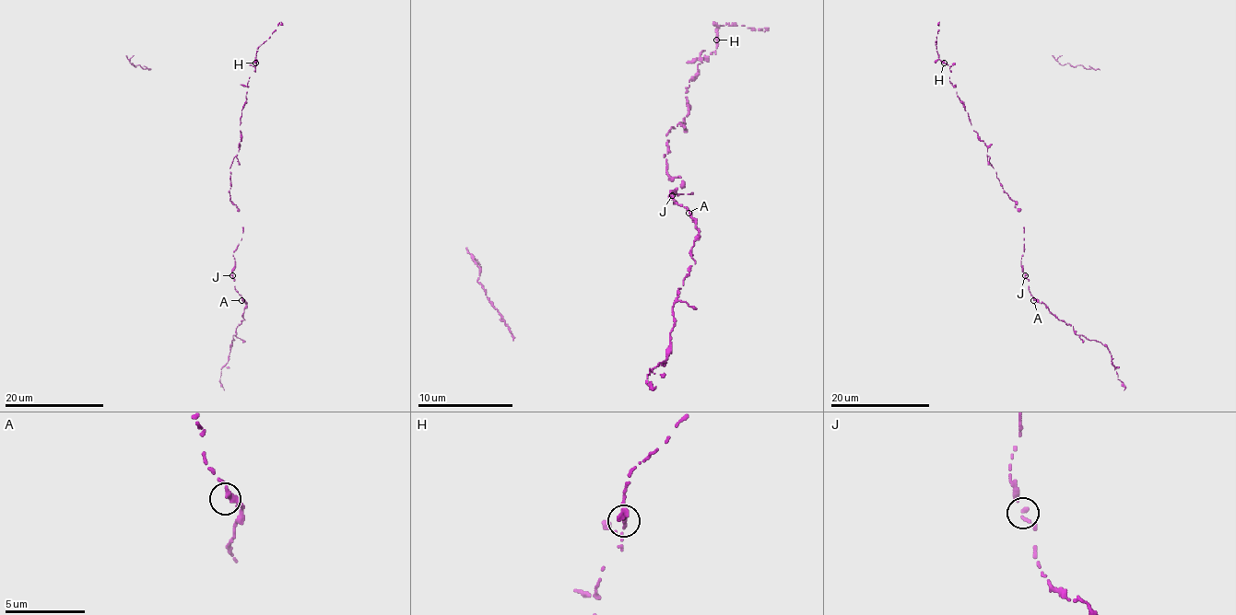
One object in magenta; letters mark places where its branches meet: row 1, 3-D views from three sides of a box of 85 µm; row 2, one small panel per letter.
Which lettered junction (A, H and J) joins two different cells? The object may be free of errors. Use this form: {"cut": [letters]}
{"cut": []}

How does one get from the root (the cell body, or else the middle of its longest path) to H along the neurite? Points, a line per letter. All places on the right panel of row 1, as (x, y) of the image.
H: (1015, 203), (1004, 191), (989, 161), (987, 146), (974, 131), (968, 111), (949, 81), (949, 66), (944, 63)

